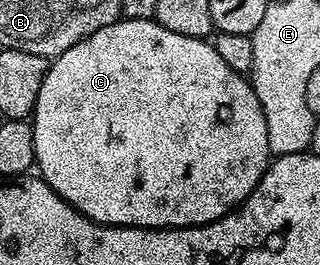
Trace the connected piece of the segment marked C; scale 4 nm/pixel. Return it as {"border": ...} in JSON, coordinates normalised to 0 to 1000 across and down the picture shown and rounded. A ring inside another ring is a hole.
{"border":[[[369,75],[294,117],[278,140],[259,140],[231,162],[231,177],[172,219],[131,298],[94,453],[106,494],[109,634],[122,664],[197,758],[309,849],[406,849],[419,864],[588,864],[600,849],[650,849],[753,774],[794,721],[844,619],[831,449],[784,317],[694,230],[672,166],[519,117],[519,102],[491,94],[484,75]]]}

